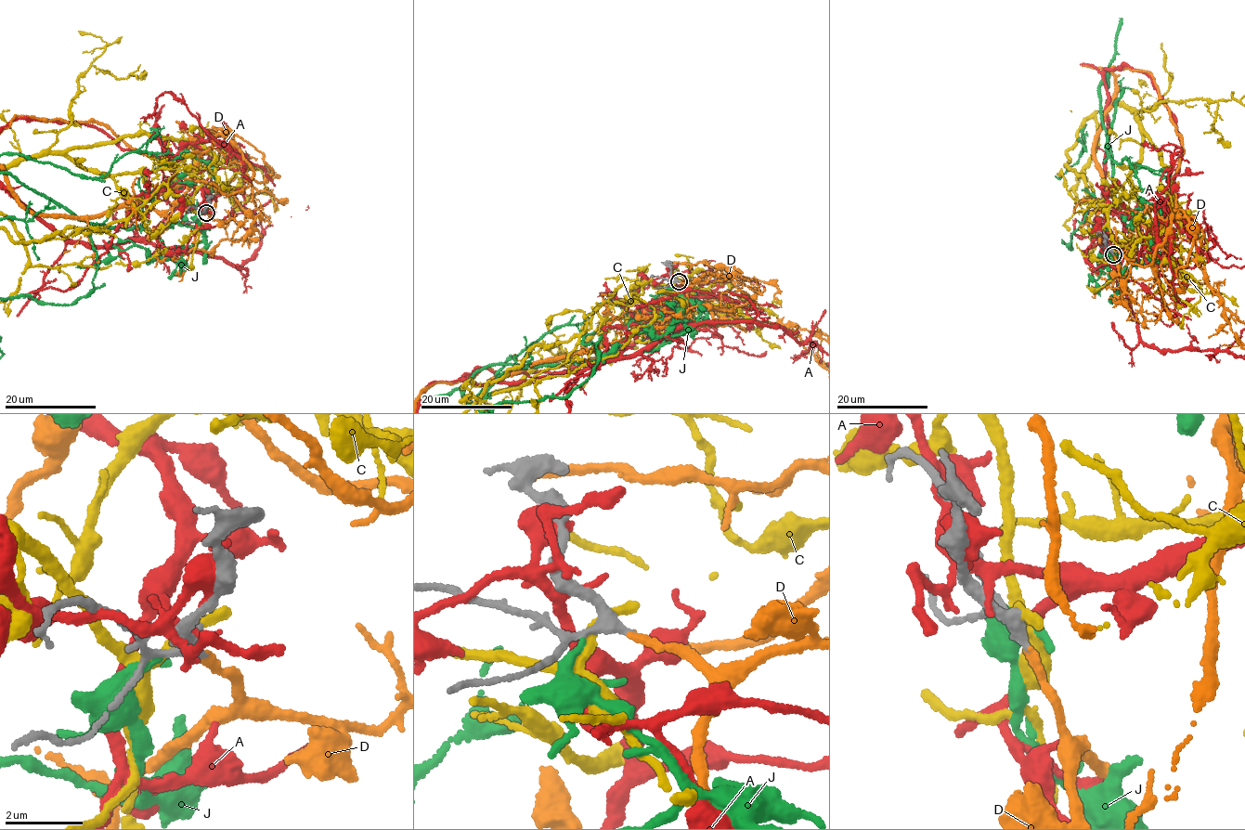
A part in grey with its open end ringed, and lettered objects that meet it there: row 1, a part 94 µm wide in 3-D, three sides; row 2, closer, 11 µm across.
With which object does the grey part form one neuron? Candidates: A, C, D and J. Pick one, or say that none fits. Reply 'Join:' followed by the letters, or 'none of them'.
Join: D

